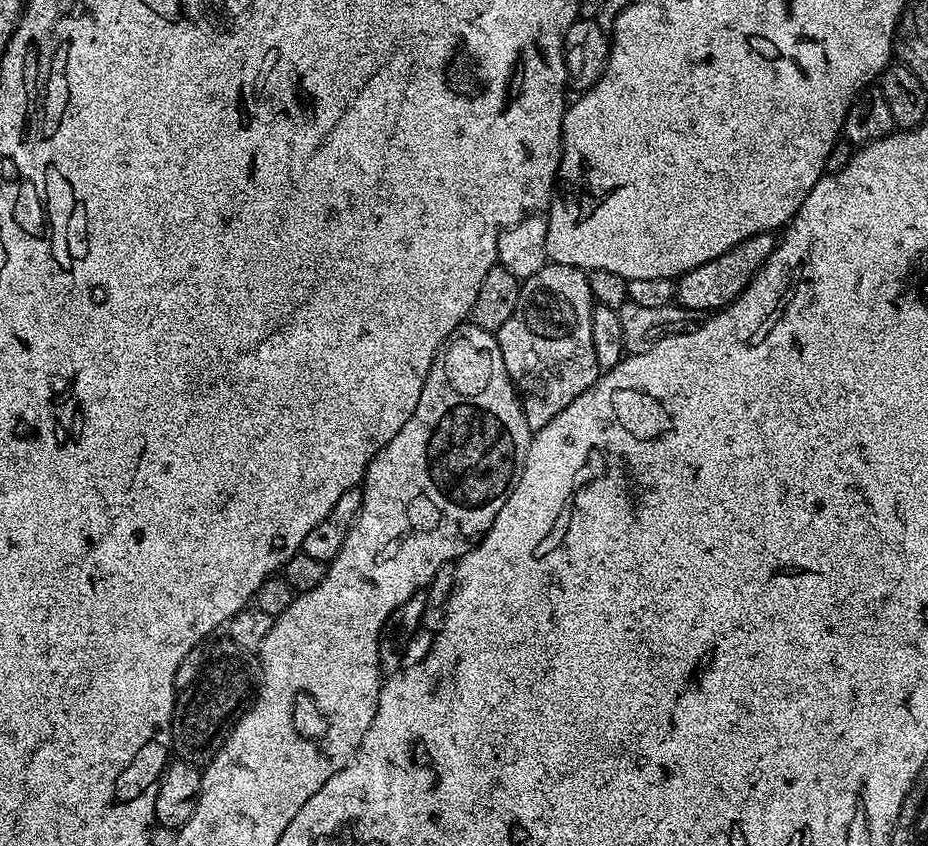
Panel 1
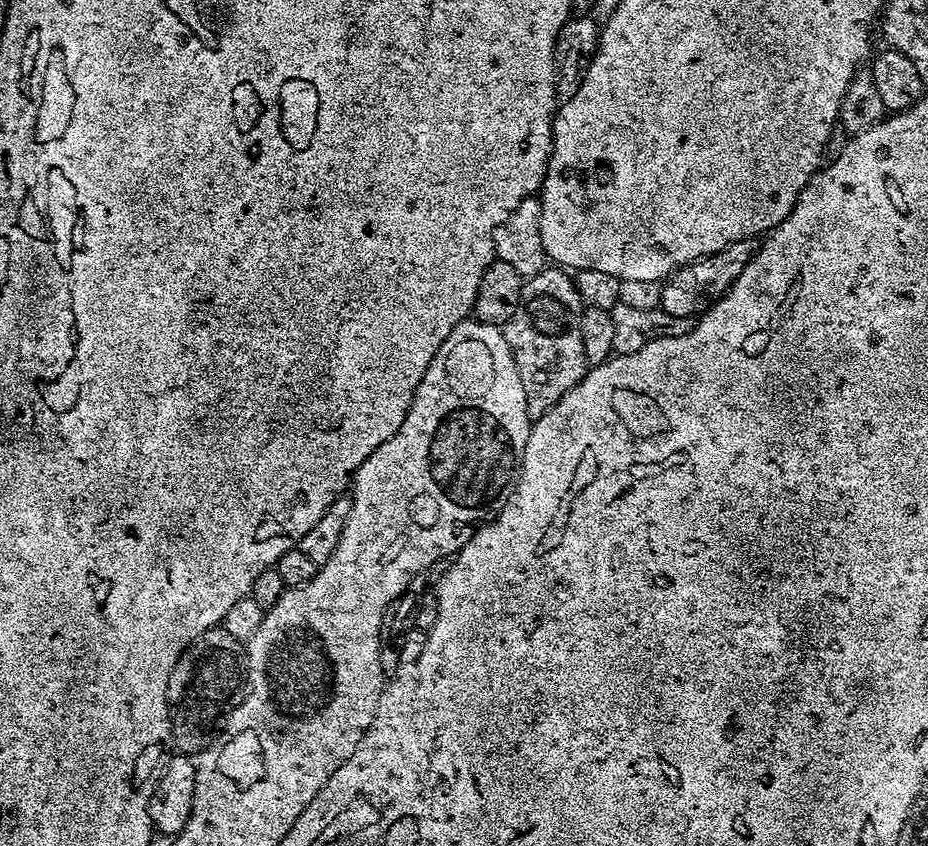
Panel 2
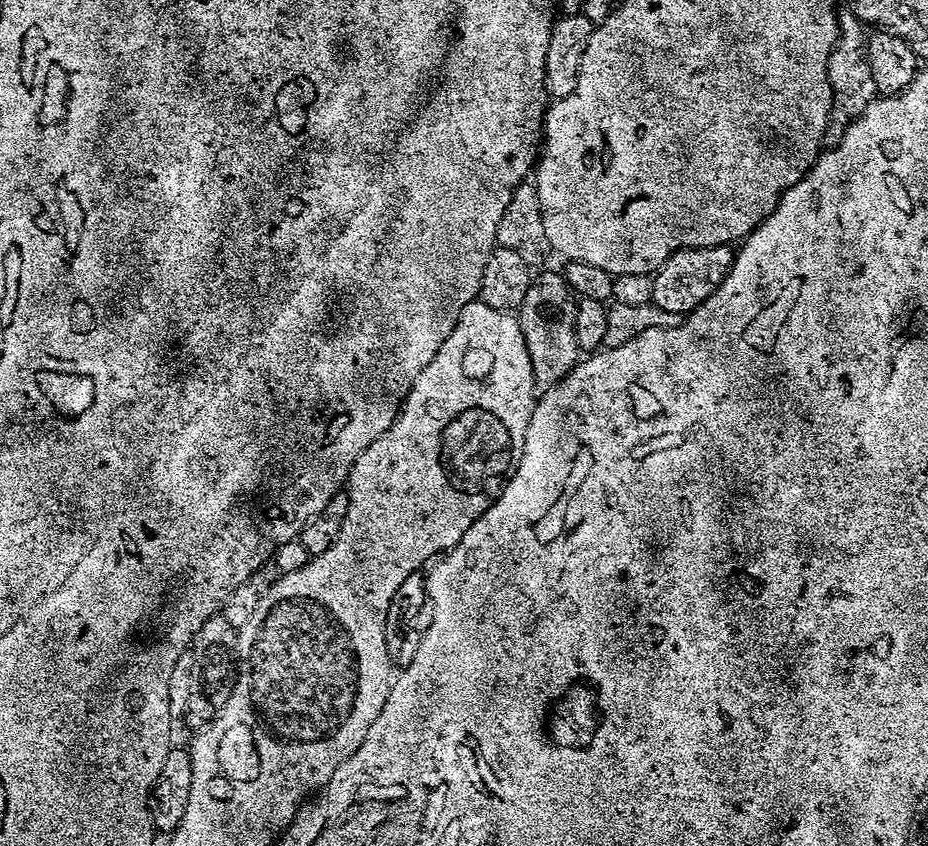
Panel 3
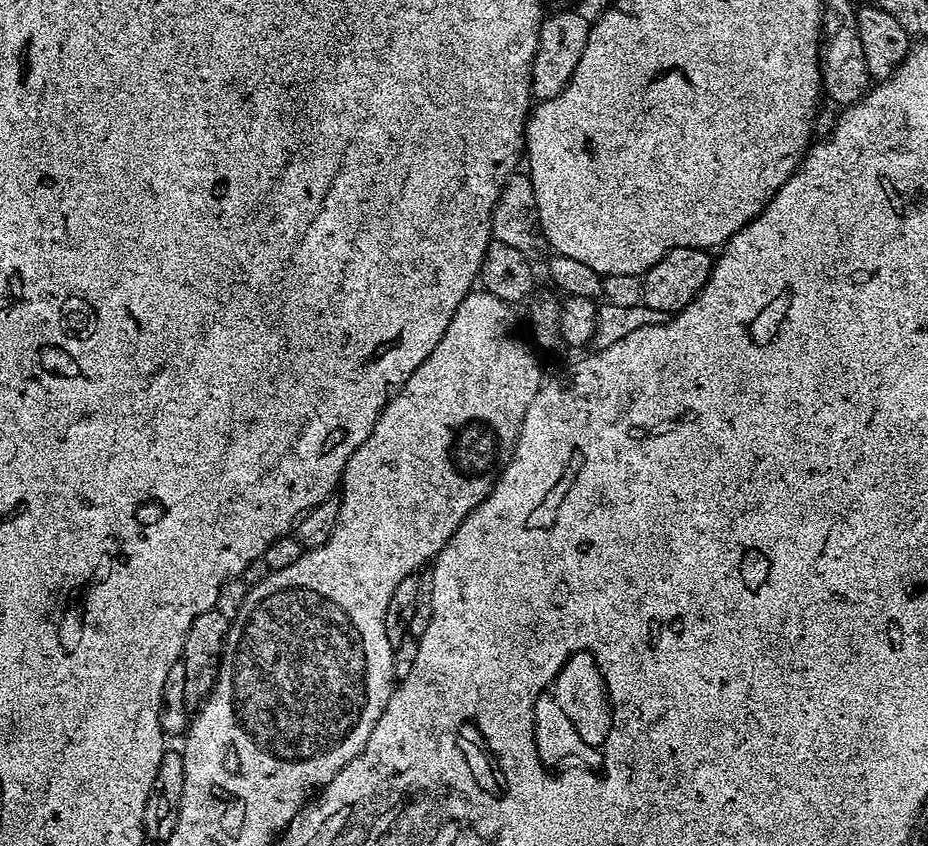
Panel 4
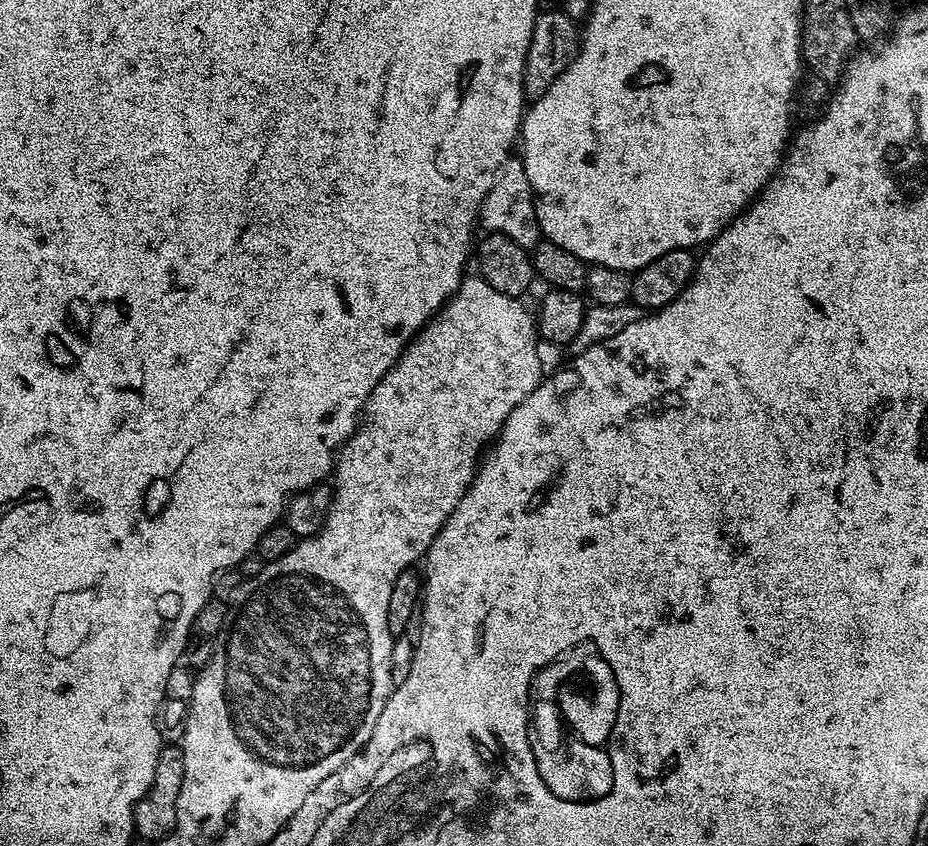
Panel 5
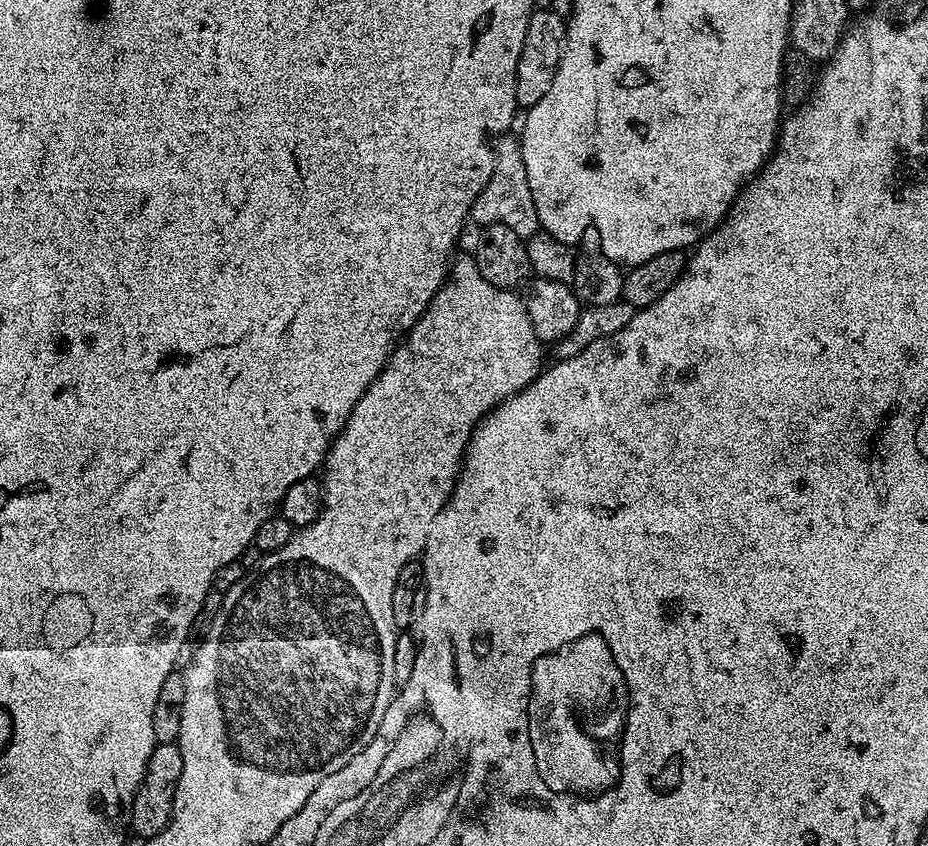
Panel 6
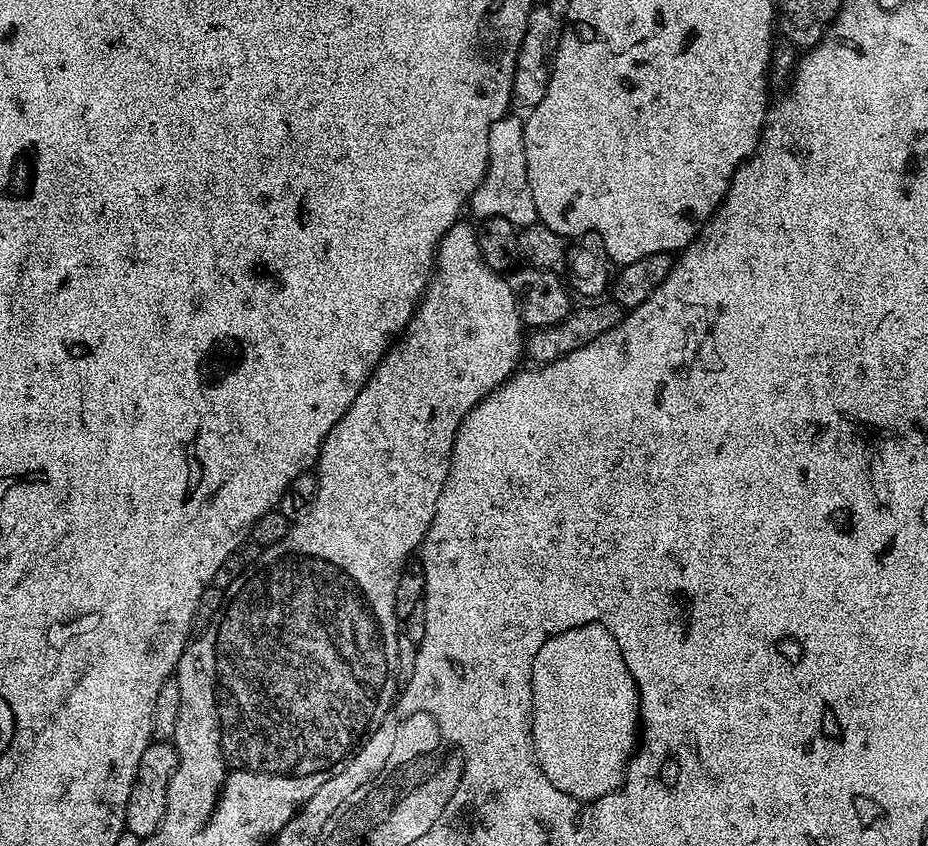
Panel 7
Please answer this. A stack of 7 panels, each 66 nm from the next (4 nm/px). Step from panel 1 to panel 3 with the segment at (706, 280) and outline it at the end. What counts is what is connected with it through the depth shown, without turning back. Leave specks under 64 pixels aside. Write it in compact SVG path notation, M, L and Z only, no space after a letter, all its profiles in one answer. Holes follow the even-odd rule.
M730 244L713 248L679 248L660 264L652 276L652 304L658 310L681 317L693 312L723 282L735 257L733 245Z

